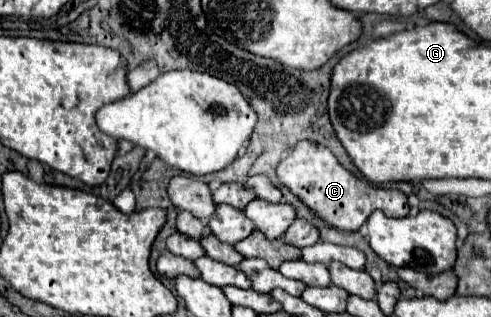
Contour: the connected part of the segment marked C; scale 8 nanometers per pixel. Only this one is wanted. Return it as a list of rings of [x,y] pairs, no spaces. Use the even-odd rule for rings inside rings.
[[[298,142],[290,156],[276,166],[278,180],[298,196],[318,218],[322,218],[330,228],[342,232],[358,232],[358,228],[368,220],[374,210],[382,210],[386,216],[404,218],[408,214],[406,194],[398,188],[376,188],[370,182],[364,182],[352,176],[342,168],[336,156],[322,144],[316,142]]]

